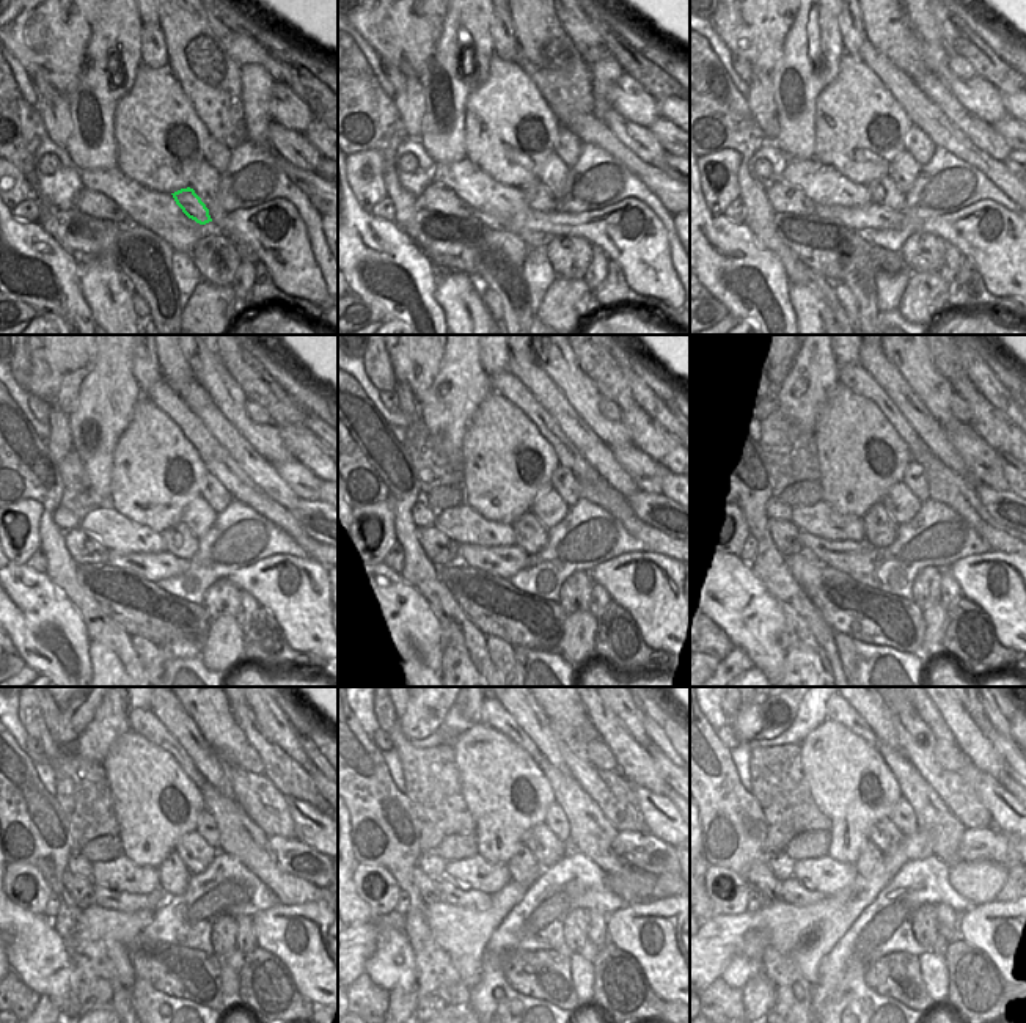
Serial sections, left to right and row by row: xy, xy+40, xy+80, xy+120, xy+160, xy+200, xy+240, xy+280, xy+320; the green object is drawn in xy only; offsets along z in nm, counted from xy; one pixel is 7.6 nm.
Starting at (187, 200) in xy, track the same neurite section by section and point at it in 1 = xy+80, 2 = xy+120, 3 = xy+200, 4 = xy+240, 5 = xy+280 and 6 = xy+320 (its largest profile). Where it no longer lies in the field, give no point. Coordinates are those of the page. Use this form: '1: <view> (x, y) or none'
1: xy+80 (885, 192)
2: xy+120 (179, 541)
3: xy+200 (880, 530)
4: xy+240 (173, 874)
5: xy+280 (523, 868)
6: xy+320 (871, 855)

